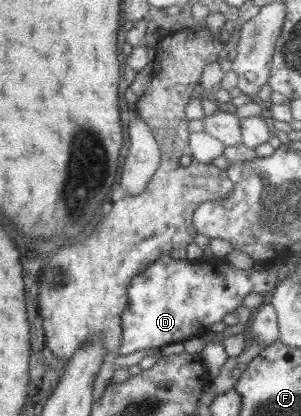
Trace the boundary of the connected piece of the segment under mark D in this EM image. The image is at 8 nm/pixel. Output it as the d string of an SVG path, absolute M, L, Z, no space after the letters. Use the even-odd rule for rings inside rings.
M162 255L141 273L132 277L127 286L128 302L120 315L121 338L118 356L145 351L151 347L161 349L168 344L182 343L187 339L205 336L210 331L211 325L221 322L224 315L236 312L248 293L271 291L280 279L281 275L275 276L267 272L267 266L262 271L254 271L253 268L239 270L233 268L225 258L215 256L207 260L187 260Z

